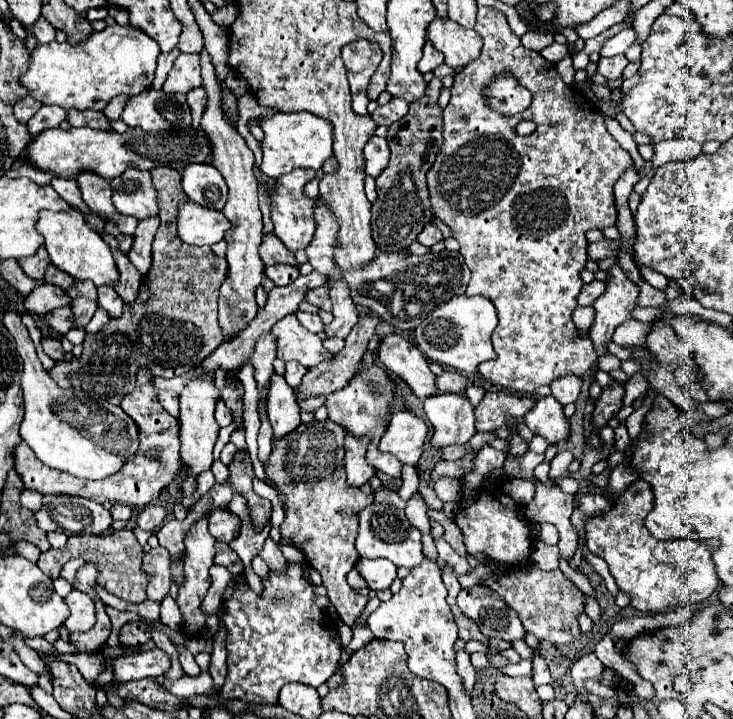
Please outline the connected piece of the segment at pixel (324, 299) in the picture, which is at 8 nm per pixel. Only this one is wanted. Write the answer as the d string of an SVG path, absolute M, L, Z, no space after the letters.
M316 287L312 291L306 293L304 297L308 303L316 305L318 309L324 309L324 311L332 311L332 303L330 303L330 295L328 295L328 287Z

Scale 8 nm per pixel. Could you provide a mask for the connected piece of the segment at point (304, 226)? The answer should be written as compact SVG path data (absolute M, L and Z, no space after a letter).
M290 171L288 175L282 175L278 179L278 187L272 195L272 223L274 223L274 235L290 249L290 251L296 251L296 249L304 249L310 241L312 241L312 235L314 235L314 229L316 229L316 221L312 217L312 207L314 207L314 201L312 199L306 199L302 195L302 187L306 181L314 179L316 171Z

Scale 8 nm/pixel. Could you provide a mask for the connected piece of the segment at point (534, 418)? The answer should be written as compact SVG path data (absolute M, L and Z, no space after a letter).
M552 395L540 399L534 409L526 413L524 423L534 435L544 437L548 445L560 445L570 435L570 421L562 413L562 405Z

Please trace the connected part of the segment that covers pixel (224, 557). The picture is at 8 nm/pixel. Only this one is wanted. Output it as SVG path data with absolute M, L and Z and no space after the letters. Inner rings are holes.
M216 543L216 557L214 557L214 563L226 567L232 575L242 573L242 569L244 569L240 557L230 549L228 543Z

